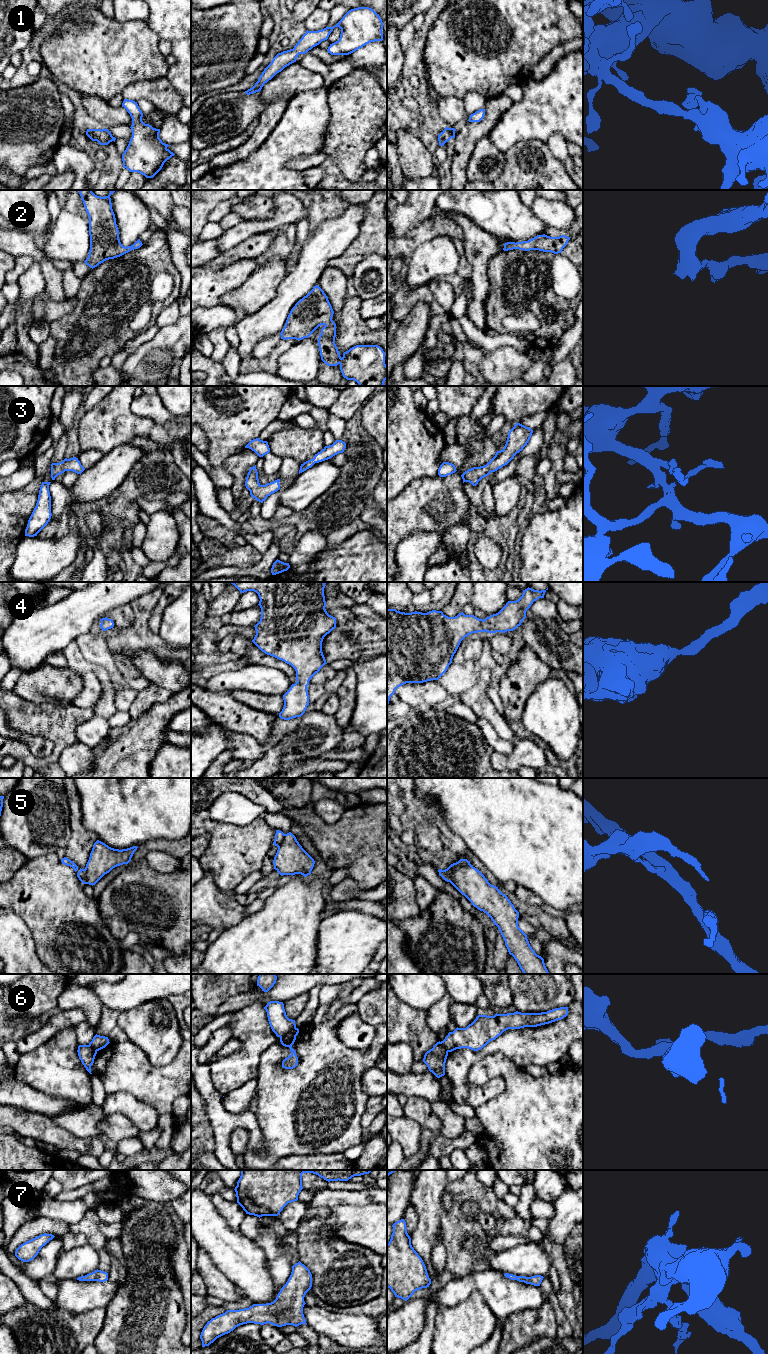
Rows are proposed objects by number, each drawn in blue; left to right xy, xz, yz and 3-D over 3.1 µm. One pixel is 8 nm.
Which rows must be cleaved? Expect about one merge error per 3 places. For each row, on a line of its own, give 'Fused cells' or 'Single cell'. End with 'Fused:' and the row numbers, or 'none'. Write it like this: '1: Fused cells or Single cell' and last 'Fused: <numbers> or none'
1: Single cell
2: Single cell
3: Single cell
4: Single cell
5: Fused cells
6: Fused cells
7: Single cell
Fused: 5, 6

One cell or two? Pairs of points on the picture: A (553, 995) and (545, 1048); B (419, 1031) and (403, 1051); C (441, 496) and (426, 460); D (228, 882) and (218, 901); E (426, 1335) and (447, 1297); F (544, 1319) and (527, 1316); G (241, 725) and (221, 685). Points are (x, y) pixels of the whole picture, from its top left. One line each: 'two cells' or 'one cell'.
A: two cells
B: two cells
C: two cells
D: two cells
E: two cells
F: one cell
G: two cells

